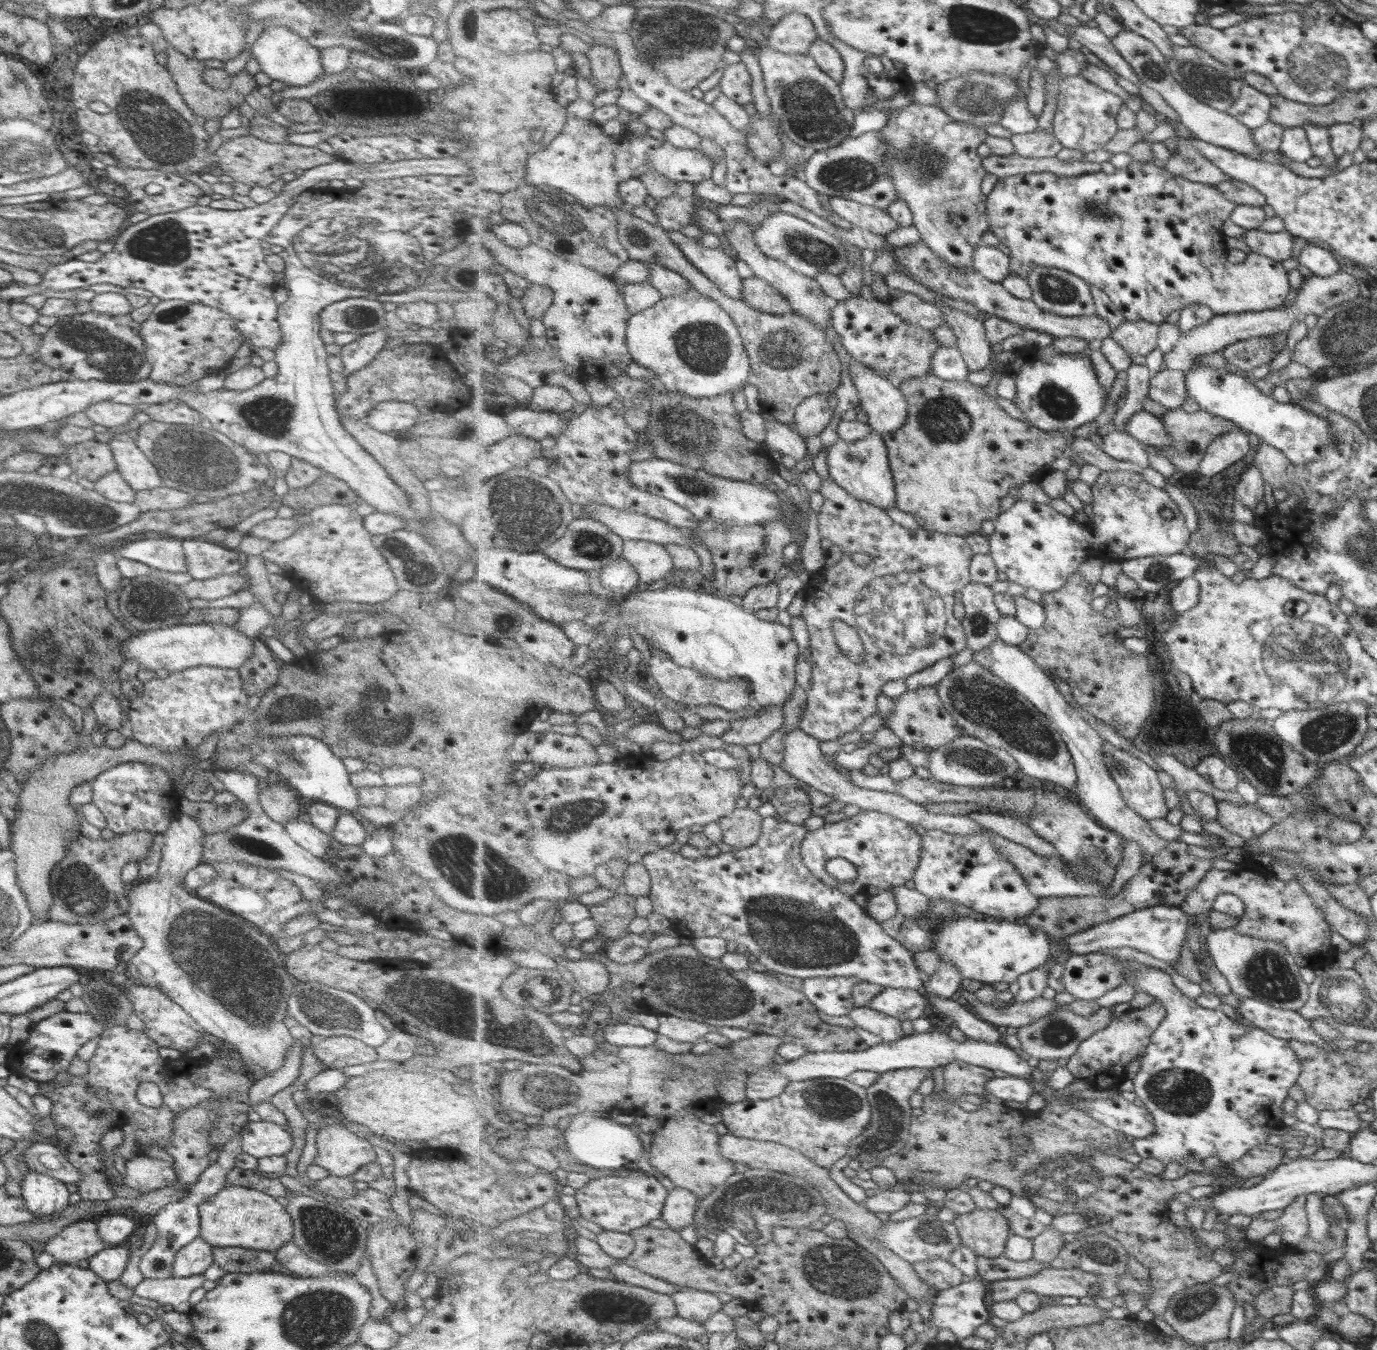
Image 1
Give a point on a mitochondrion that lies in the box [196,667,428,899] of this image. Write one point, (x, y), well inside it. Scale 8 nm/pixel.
(227, 719)

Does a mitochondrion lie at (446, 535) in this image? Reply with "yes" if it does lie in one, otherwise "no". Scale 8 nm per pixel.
no

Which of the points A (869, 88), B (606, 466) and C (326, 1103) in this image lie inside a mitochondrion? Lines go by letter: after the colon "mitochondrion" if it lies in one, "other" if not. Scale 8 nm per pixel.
A: other
B: other
C: other

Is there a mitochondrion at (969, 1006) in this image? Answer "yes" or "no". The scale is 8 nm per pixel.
no

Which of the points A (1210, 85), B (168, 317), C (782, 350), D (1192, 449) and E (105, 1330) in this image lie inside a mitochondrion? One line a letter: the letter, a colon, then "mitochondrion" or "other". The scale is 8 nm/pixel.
A: mitochondrion
B: mitochondrion
C: mitochondrion
D: mitochondrion
E: other

